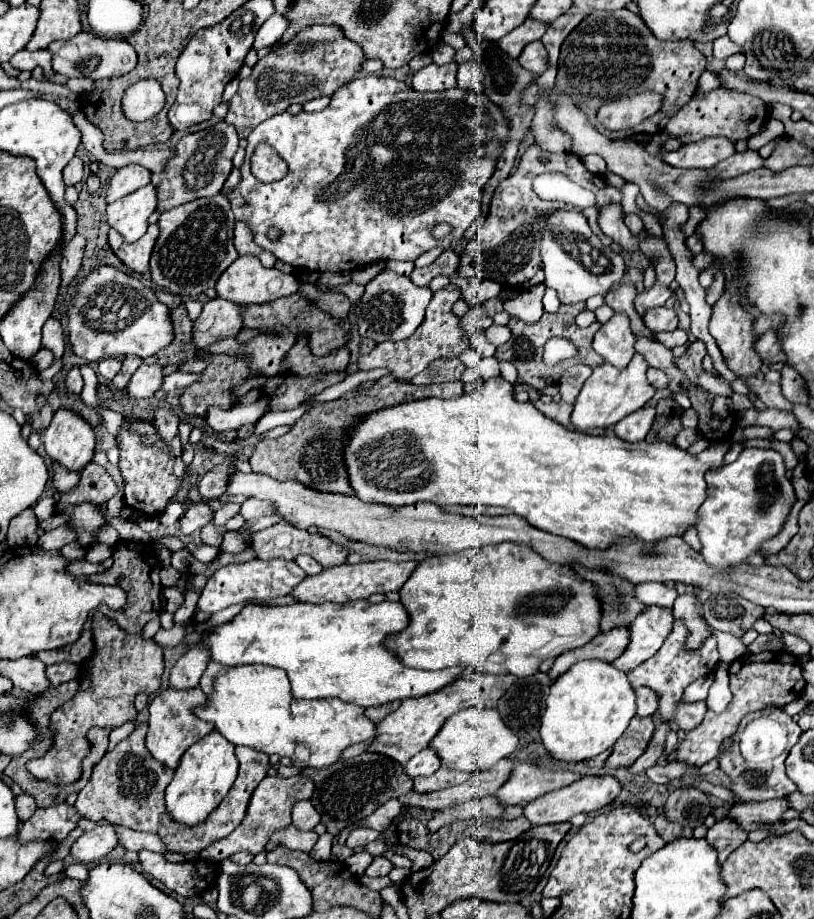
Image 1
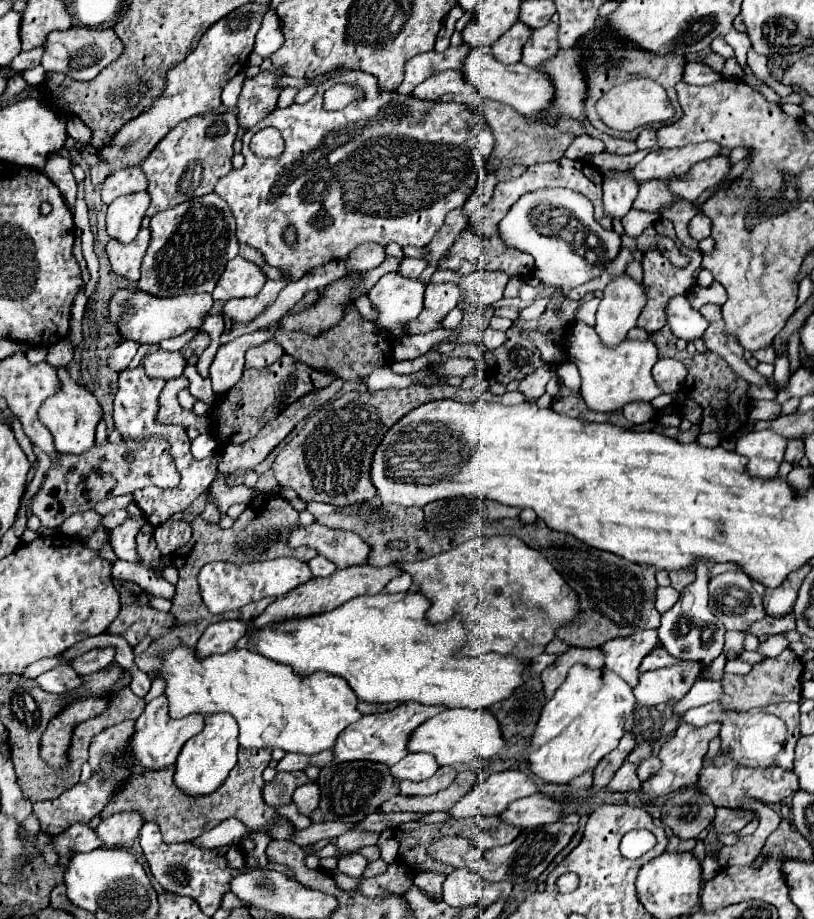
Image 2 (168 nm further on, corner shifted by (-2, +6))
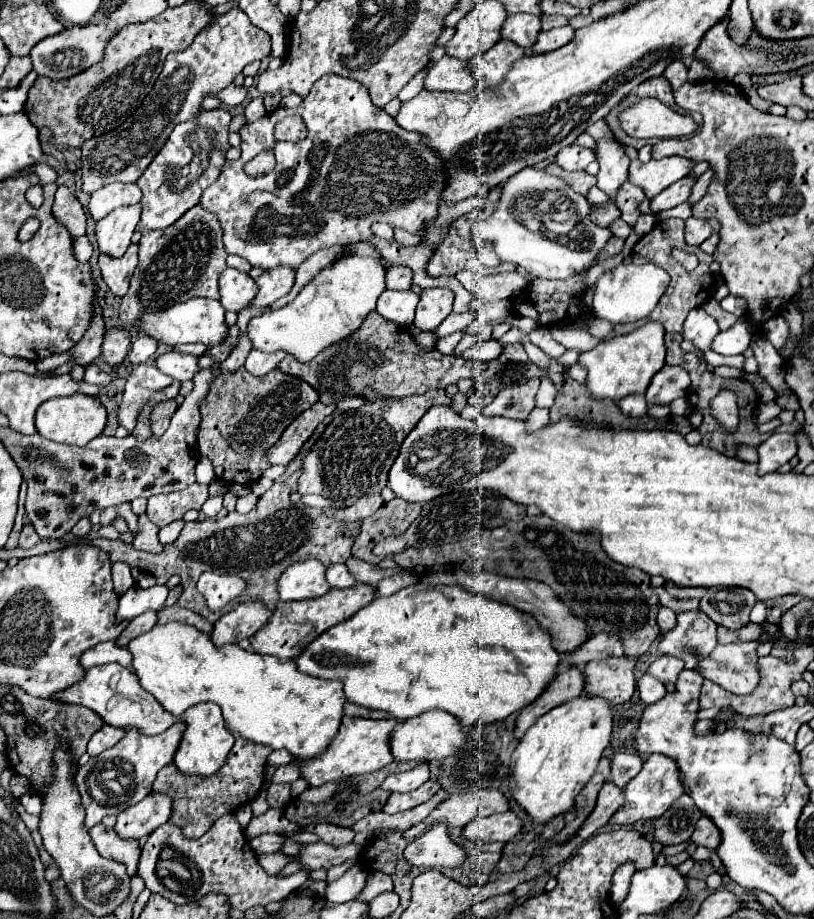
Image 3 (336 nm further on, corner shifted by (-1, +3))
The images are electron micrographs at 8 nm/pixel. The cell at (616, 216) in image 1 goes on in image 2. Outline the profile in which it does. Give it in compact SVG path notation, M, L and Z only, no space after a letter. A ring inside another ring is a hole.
M620 172L616 178L604 180L604 216L622 220L638 194L636 180L630 172Z

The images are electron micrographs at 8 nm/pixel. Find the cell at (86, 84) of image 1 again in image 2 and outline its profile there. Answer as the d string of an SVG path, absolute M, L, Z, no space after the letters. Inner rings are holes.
M36 66L26 70L22 76L30 86L42 86L42 80L46 80L46 70L42 66Z

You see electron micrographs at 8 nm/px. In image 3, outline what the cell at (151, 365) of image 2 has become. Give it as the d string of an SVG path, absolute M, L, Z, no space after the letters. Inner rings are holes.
M167 351L165 355L155 359L155 365L165 375L173 375L173 379L177 381L191 381L193 375L199 371L199 357L185 355L179 351Z

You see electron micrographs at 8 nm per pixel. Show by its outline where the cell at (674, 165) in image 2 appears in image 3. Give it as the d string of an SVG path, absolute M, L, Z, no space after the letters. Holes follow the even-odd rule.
M665 157L651 159L649 163L641 163L639 159L631 161L629 167L629 183L643 189L647 199L653 199L665 187L673 185L681 177L685 177L693 167L693 161L683 157Z

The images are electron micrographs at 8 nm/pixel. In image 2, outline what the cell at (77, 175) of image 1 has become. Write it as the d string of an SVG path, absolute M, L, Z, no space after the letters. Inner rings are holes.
M52 156L44 168L44 174L50 180L54 180L54 184L60 188L60 192L70 208L74 206L74 198L76 198L76 182L74 182L72 166L74 166L74 162L70 158Z

